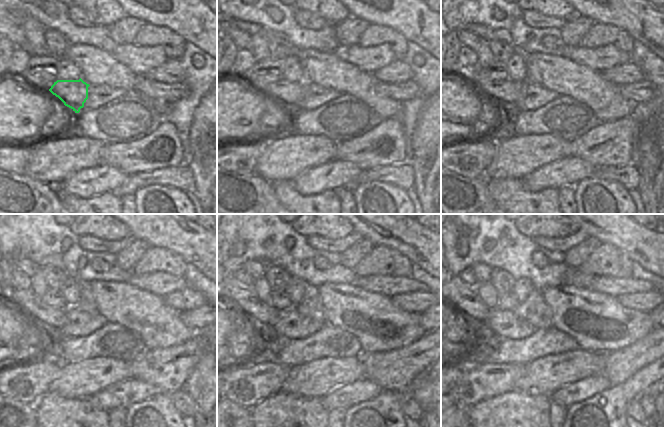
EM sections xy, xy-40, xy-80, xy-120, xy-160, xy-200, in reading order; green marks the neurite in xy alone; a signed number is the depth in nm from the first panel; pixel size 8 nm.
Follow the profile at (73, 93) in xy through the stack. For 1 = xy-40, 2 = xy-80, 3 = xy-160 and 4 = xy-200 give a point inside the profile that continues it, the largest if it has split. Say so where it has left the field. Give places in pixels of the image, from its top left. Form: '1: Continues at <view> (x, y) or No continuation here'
1: Continues at xy-40 (287, 93)
2: Continues at xy-80 (505, 92)
3: Continues at xy-160 (262, 313)
4: Continues at xy-200 (464, 298)

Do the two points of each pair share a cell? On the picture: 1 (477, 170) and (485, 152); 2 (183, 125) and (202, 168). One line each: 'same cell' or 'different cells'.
1: same cell
2: different cells

